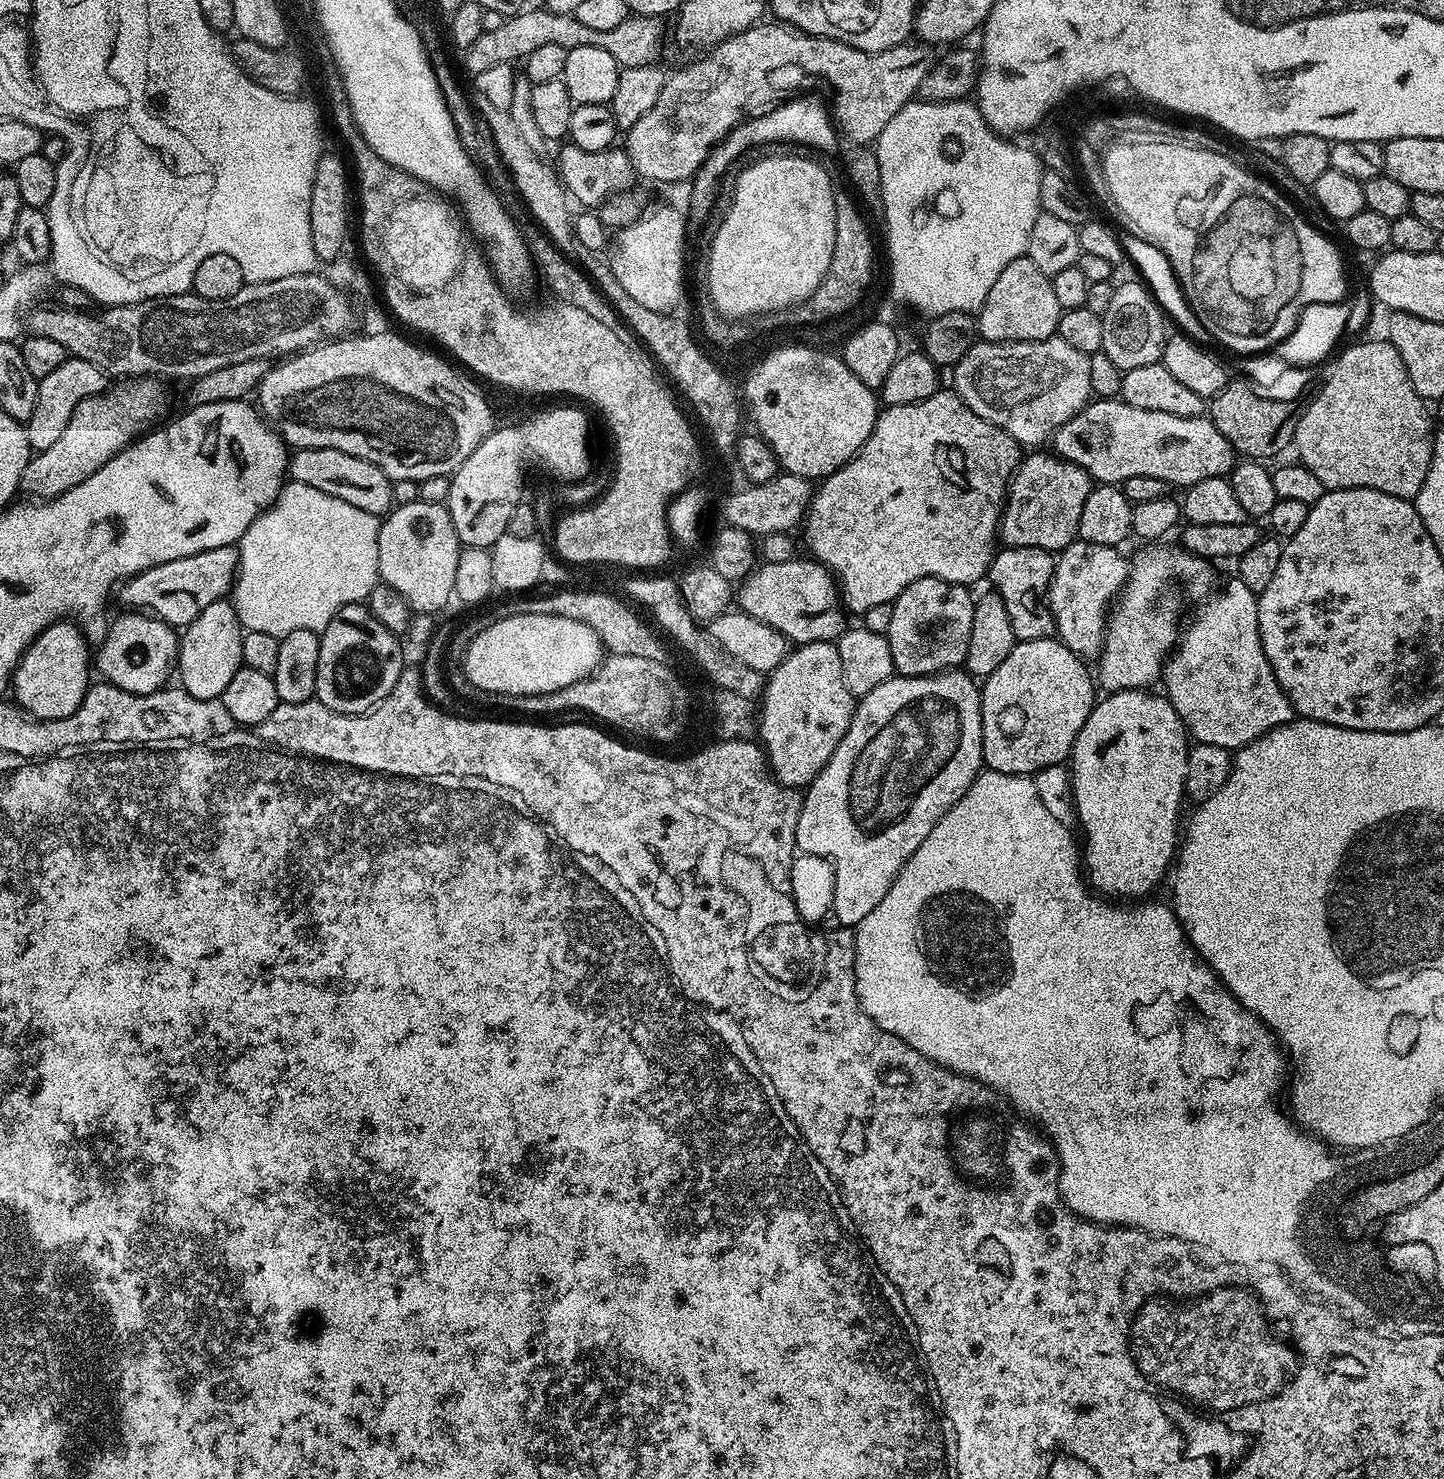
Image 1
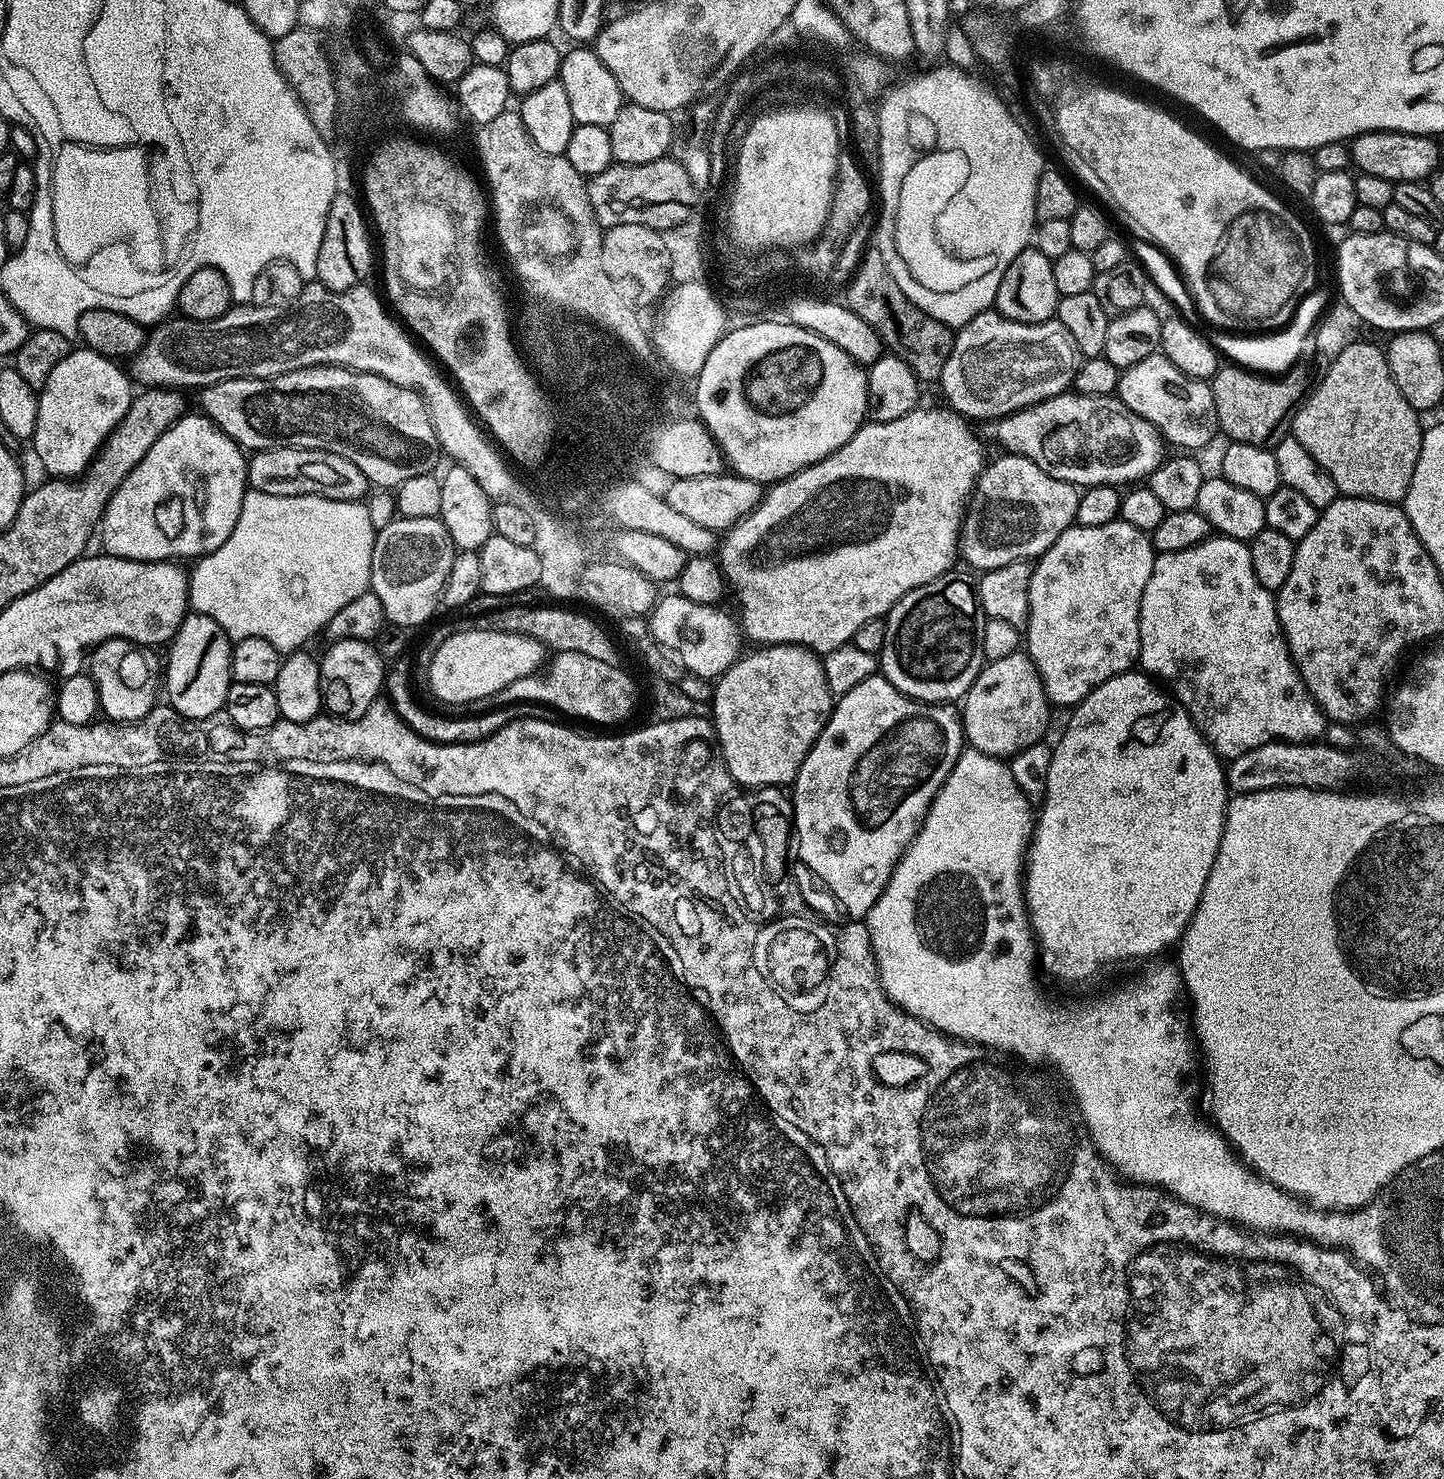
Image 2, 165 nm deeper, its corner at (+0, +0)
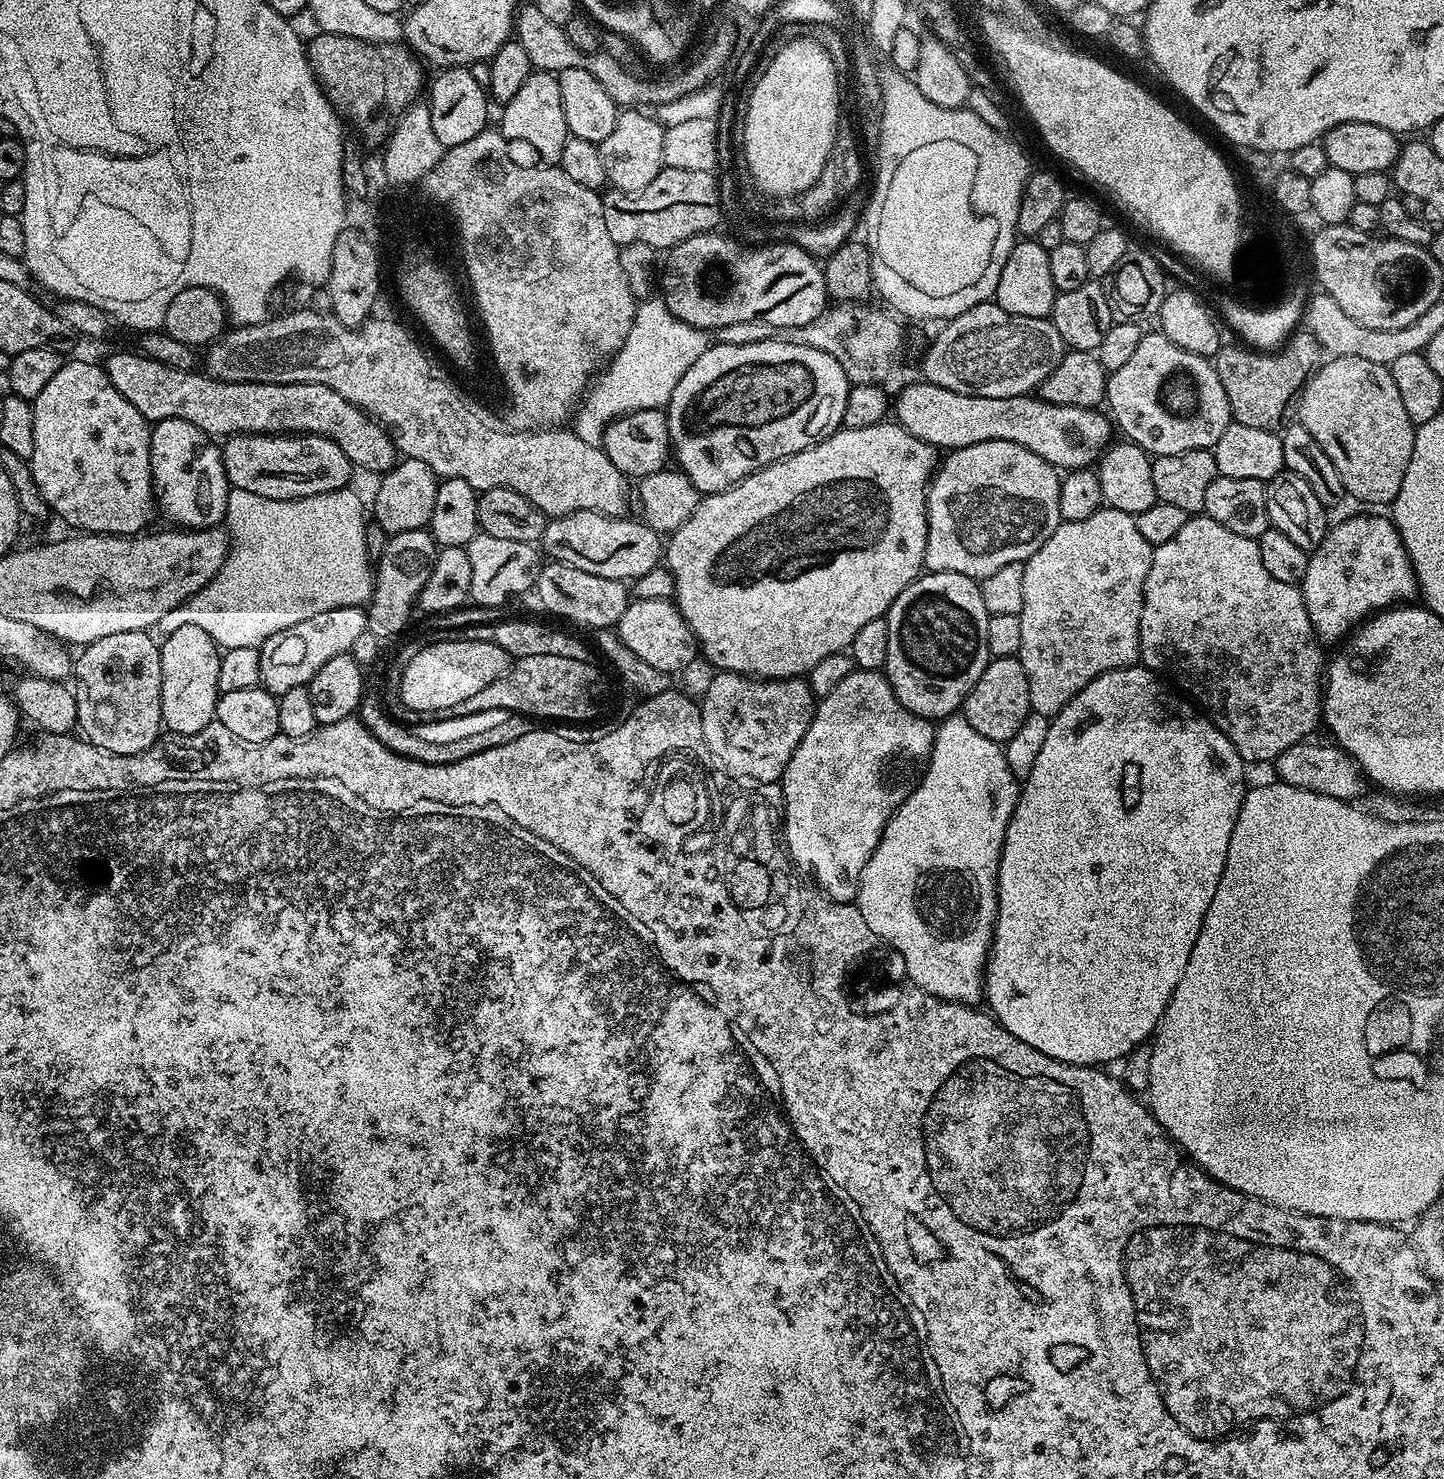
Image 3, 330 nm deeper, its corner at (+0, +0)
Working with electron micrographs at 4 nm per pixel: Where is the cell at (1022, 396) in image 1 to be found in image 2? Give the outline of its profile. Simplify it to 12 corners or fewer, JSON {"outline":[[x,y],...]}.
{"outline":[[989,310],[955,333],[938,387],[995,422],[1069,391],[1082,357],[1053,318]]}

